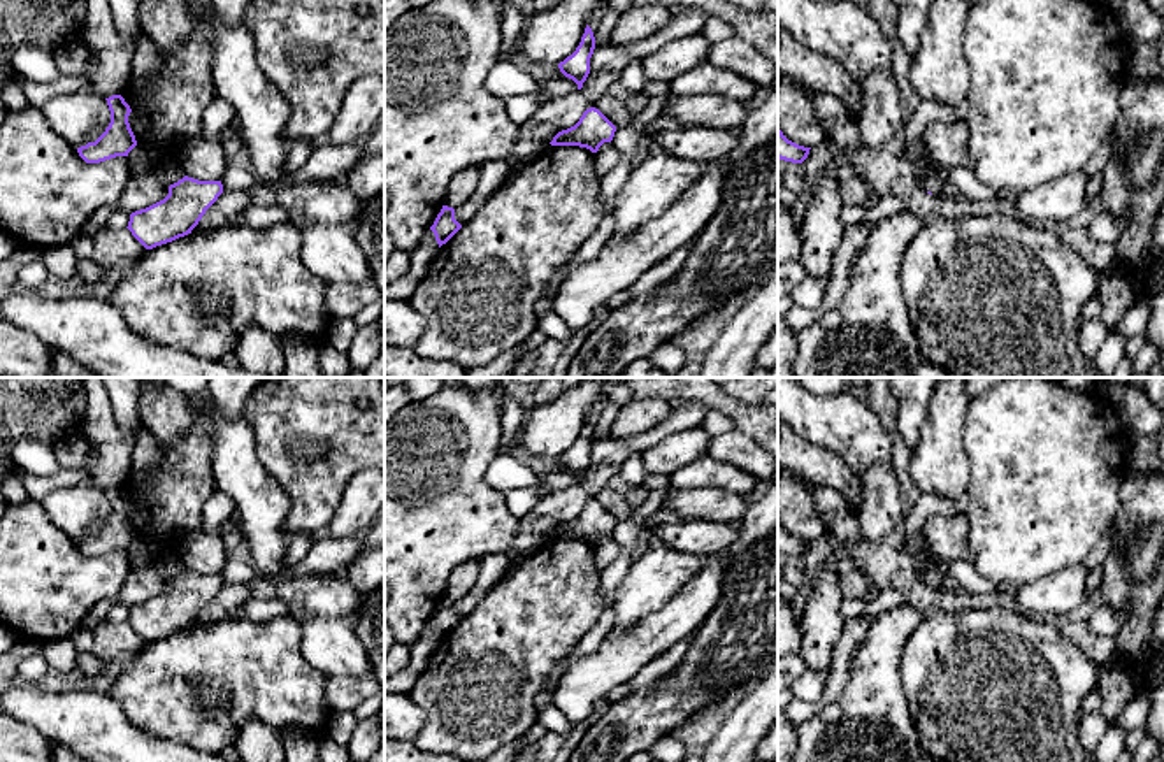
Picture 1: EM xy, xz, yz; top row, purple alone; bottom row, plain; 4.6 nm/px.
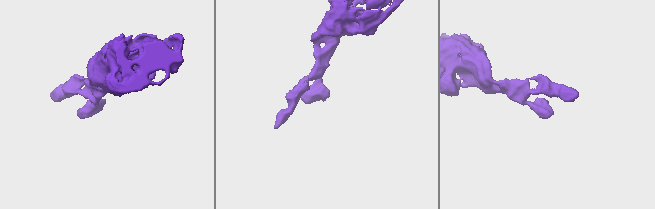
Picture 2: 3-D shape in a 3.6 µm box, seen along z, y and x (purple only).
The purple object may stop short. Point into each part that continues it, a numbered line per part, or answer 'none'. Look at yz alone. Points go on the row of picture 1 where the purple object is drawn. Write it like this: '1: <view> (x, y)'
none

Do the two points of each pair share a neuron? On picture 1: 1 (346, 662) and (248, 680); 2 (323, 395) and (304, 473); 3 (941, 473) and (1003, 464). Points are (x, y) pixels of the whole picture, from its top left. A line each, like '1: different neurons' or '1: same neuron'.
1: different neurons
2: same neuron
3: different neurons

